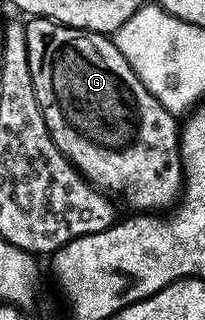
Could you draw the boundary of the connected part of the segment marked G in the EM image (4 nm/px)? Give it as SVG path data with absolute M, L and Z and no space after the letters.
M30 17L25 27L36 103L42 109L42 118L56 147L95 189L107 195L119 193L134 208L131 210L169 210L184 188L180 125L175 114L168 112L144 87L107 34L73 29L47 17Z

